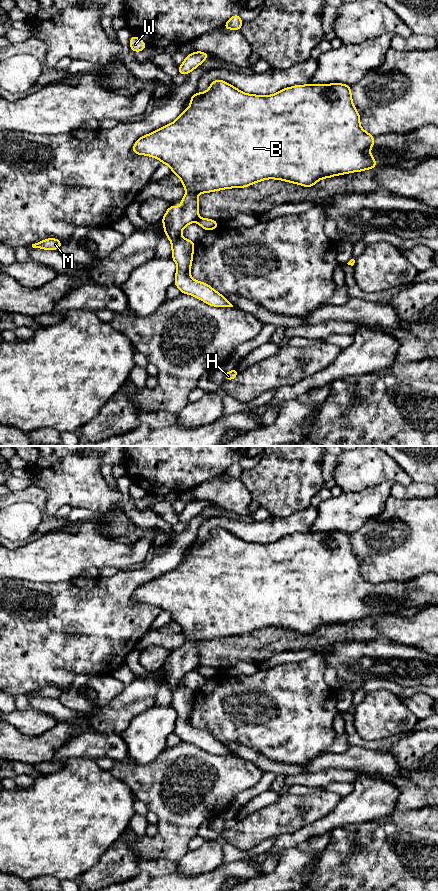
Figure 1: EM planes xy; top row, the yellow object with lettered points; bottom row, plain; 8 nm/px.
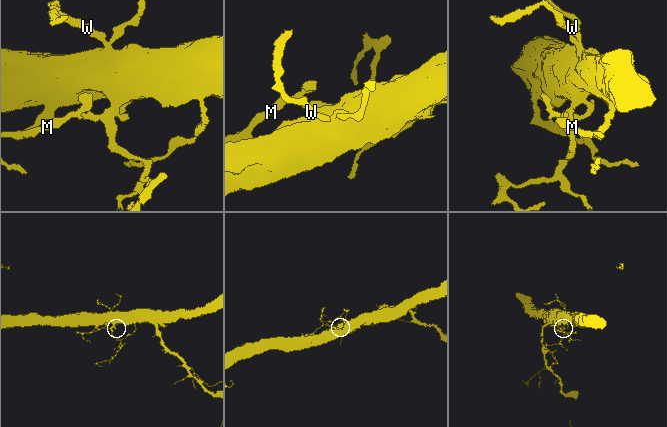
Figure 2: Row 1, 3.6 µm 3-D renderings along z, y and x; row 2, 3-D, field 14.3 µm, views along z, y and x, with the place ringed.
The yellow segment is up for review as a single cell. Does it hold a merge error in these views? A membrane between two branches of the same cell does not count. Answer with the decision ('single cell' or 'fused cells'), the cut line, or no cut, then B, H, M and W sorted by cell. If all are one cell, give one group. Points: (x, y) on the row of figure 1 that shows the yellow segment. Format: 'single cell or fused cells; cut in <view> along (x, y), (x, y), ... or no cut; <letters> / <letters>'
single cell; no cut; B H M W

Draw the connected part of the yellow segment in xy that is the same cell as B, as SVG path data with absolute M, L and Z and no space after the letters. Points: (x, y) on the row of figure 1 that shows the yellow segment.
M217 79L210 83L207 91L195 92L190 98L190 107L183 110L174 122L141 136L132 149L134 154L157 158L163 165L169 165L171 172L181 179L182 186L187 191L180 201L182 206L171 205L161 220L165 235L171 241L171 257L177 264L174 285L181 293L192 295L208 305L233 307L224 295L190 276L195 242L183 238L180 235L182 230L192 222L197 222L206 232L219 227L217 221L198 216L198 194L244 188L266 179L283 180L309 188L320 179L375 168L377 162L369 153L373 146L374 136L361 128L360 115L352 101L351 86L346 84L310 83L286 87L275 94L260 96L245 94L229 83Z

